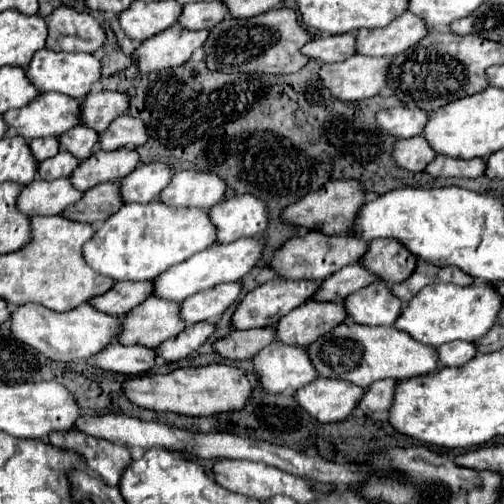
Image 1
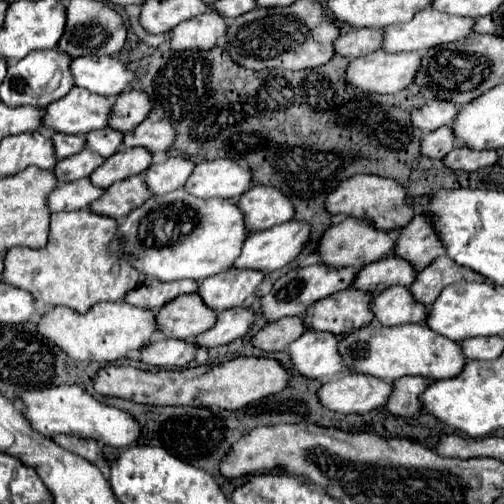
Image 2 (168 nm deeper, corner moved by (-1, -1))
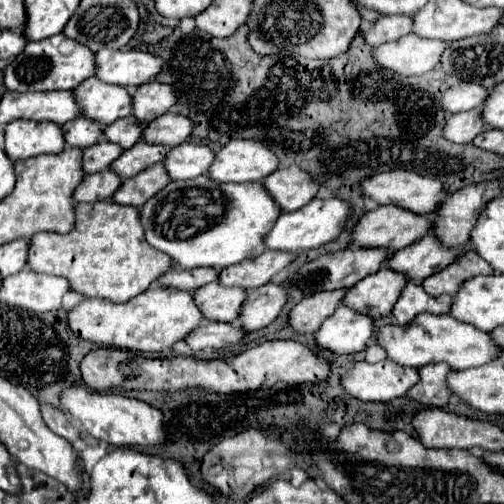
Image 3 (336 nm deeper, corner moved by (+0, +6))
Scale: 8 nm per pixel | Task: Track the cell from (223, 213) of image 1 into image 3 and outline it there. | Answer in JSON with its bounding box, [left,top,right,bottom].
[266,165,322,211]

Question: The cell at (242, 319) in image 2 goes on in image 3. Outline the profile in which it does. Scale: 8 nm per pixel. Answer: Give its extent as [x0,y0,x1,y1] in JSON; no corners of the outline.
[240,283,288,331]

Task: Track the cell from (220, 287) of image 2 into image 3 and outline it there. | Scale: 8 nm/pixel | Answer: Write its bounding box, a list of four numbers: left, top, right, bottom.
[220,251,298,289]

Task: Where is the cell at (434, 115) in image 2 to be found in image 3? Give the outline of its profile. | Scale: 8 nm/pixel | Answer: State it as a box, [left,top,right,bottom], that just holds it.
[442,83,488,113]

